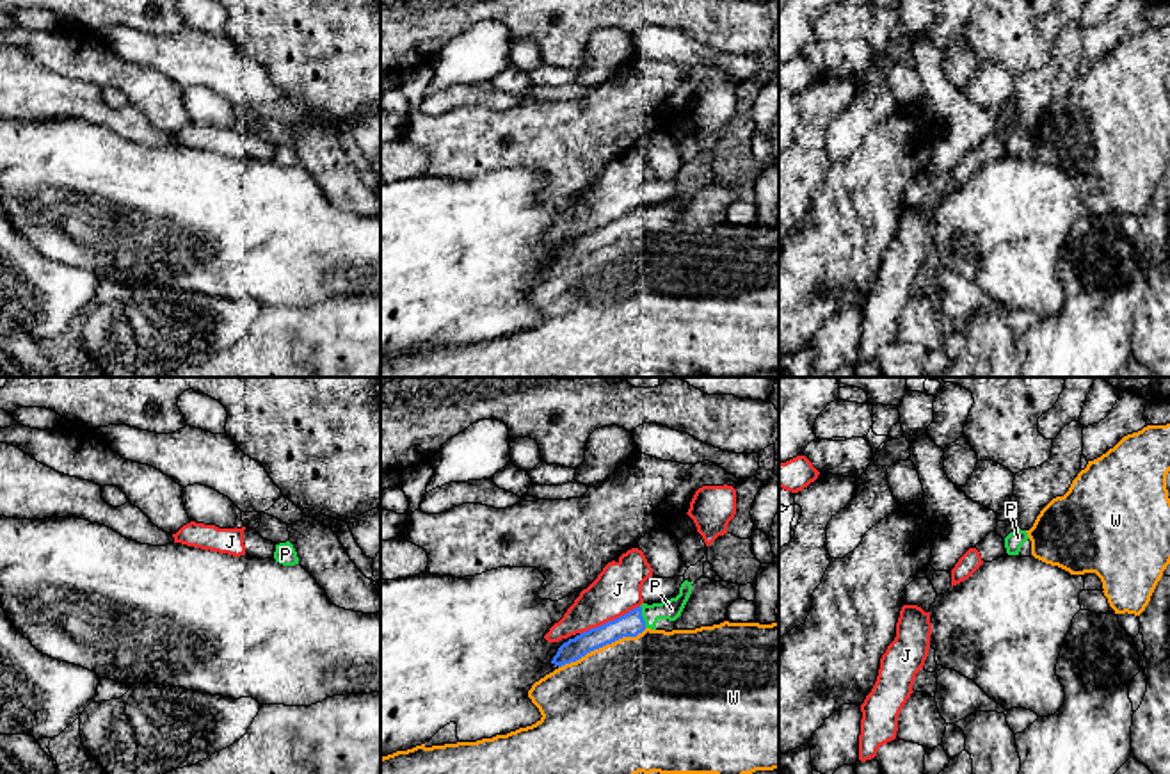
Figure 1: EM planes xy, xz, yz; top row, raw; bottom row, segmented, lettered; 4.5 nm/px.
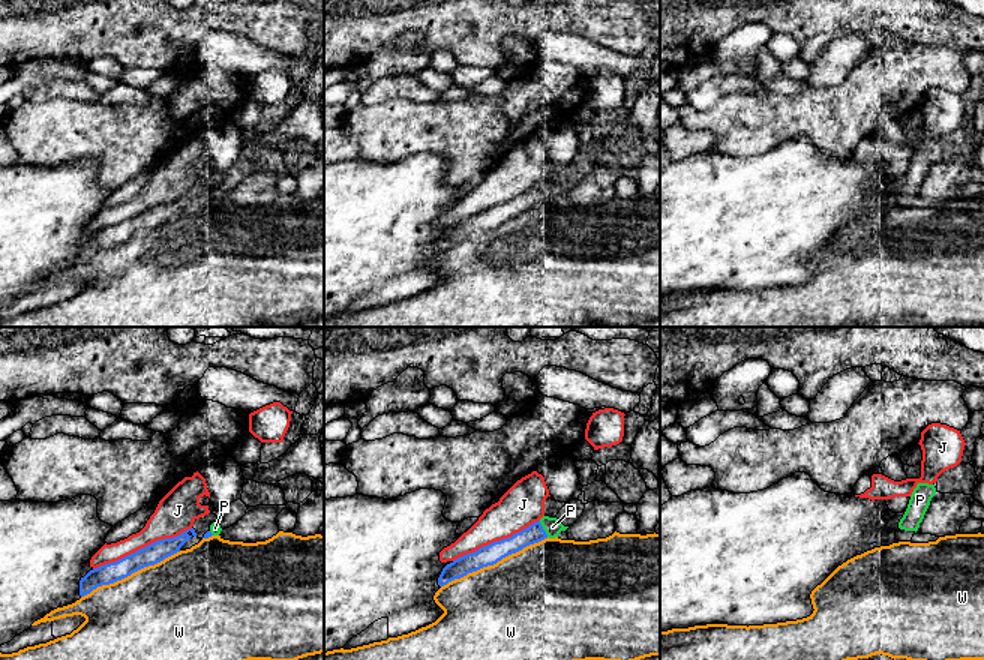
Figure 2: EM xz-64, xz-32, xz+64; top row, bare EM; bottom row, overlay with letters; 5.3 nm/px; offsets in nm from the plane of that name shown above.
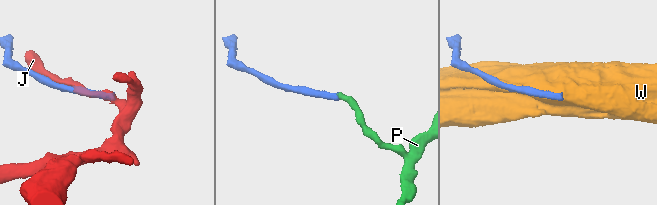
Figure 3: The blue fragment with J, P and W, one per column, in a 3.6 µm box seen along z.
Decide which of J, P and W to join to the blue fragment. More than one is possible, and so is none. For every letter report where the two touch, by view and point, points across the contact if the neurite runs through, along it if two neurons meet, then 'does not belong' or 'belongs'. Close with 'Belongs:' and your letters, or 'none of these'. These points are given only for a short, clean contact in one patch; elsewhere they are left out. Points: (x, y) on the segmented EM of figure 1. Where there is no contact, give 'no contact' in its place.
J: meets blue in xz at (609, 621); does not belong
P: meets blue in xz at (641, 616); belongs
W: meets blue in xz at (601, 646); does not belong
Belongs: P

